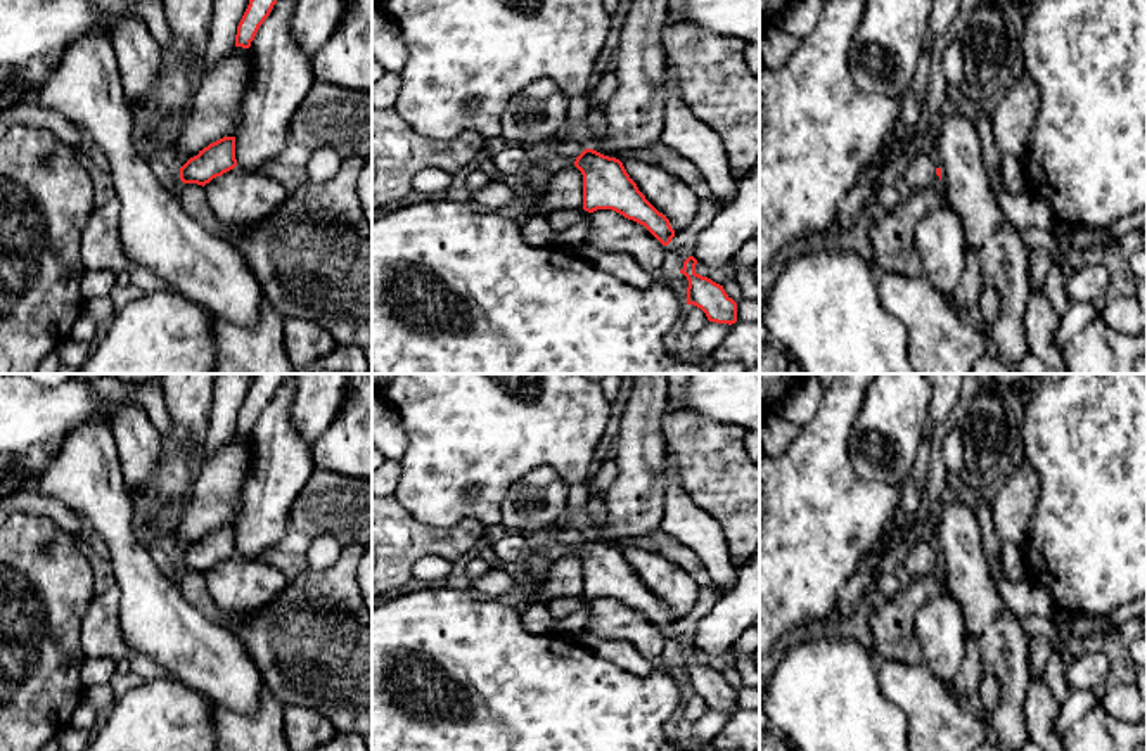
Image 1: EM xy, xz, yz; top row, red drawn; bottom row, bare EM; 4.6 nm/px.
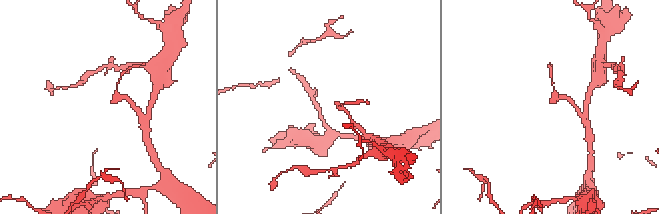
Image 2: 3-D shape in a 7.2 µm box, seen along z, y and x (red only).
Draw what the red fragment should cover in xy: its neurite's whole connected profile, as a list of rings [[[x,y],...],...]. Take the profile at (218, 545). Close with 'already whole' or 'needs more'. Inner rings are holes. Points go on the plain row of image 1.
[[[223,524],[190,545],[180,555],[180,568],[183,571],[197,571],[204,574],[213,566],[221,564],[235,554],[235,524]]]; already whole

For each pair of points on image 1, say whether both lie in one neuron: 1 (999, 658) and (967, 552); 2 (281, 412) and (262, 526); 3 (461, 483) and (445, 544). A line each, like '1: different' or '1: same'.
1: same
2: same
3: different

